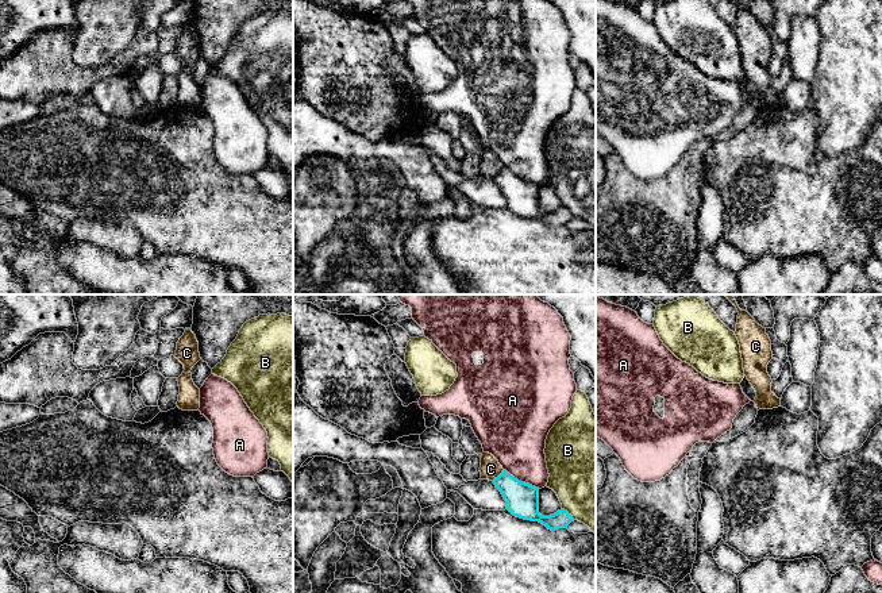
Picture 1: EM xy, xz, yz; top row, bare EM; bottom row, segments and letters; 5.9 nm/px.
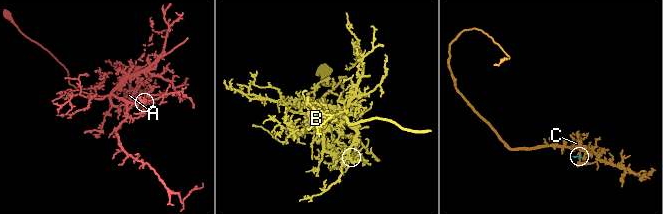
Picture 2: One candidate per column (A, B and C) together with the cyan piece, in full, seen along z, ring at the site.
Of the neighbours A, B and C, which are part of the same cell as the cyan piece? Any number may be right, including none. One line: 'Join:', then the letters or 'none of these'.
Join: none of these

